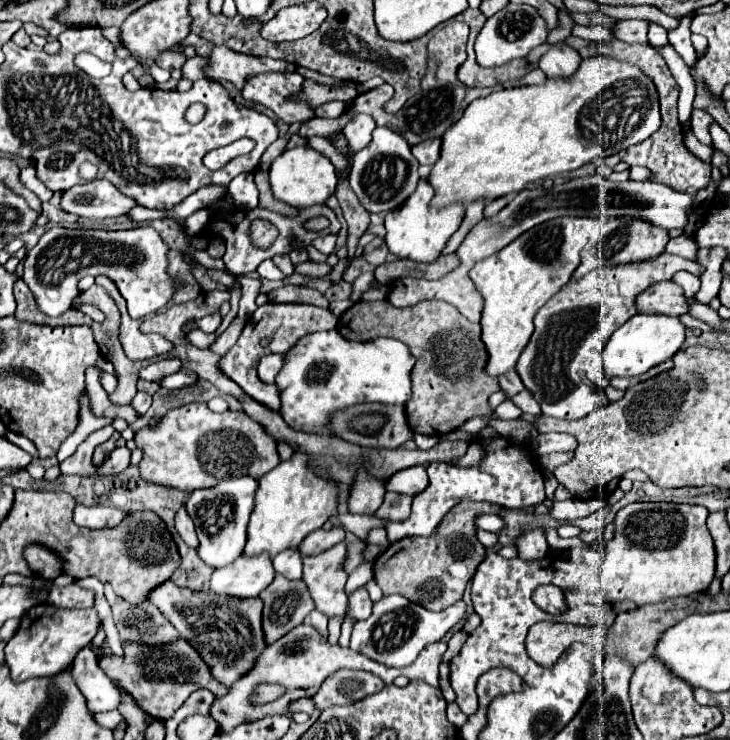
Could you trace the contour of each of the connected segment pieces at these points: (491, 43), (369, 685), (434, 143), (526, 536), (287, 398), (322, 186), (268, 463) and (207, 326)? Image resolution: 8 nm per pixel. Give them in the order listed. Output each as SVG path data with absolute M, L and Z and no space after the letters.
M509 3L505 9L495 13L493 17L487 19L483 29L479 31L475 39L475 53L477 53L477 63L483 67L497 67L505 65L511 59L525 57L533 47L545 43L547 39L547 29L545 21L537 15L537 11L529 5L513 5Z
M343 669L343 671L331 673L331 677L323 681L313 701L317 709L327 709L333 705L351 705L359 699L365 699L367 695L381 691L383 687L385 683L371 673Z
M427 139L413 147L415 159L419 161L419 165L425 165L425 167L435 165L435 161L439 159L439 151L441 151L441 139Z
M539 527L521 533L515 539L515 545L521 551L521 557L529 559L529 561L531 559L543 559L549 553L549 545L545 541L545 531Z
M321 331L305 335L287 351L287 361L277 375L281 391L281 417L295 431L331 435L321 427L327 413L355 403L405 403L411 397L411 369L415 357L405 343L379 337L367 343L347 341L339 331Z
M295 147L281 153L271 169L269 169L269 181L273 187L273 195L281 201L285 201L291 207L311 207L317 203L325 203L337 189L337 169L335 165L319 151L311 147Z
M187 403L171 409L159 427L143 427L135 435L143 449L141 477L155 485L167 485L185 493L217 485L221 479L251 475L259 479L281 459L277 441L243 411L213 413L205 403Z
M213 313L213 315L194 320L194 323L203 333L213 333L221 325L221 315Z

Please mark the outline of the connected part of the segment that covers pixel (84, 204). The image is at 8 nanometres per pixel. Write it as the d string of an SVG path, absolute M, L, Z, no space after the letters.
M95 179L63 191L59 207L65 213L85 219L107 219L125 215L135 205L131 197L119 193L107 179Z

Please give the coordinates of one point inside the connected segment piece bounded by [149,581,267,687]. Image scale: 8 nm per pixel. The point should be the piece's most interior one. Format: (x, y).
(226, 631)

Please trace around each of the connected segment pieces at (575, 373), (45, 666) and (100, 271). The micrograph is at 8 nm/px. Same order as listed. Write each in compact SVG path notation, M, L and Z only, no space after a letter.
M661 253L659 257L627 263L605 265L589 271L577 281L569 281L553 295L535 315L535 333L517 361L517 373L523 385L533 393L543 415L555 419L581 419L603 405L603 391L597 385L597 363L603 345L629 317L637 313L635 297L649 285L673 279L677 271L703 275L703 267L679 255Z
M41 603L21 617L19 631L5 647L5 663L9 665L11 677L15 681L25 681L31 677L51 677L65 671L75 659L77 651L93 641L103 623L95 609L63 609L63 619L59 613L59 609Z
M153 227L129 231L87 231L49 229L25 259L23 281L35 295L39 309L47 315L61 315L71 309L77 297L77 283L85 275L107 275L115 281L129 311L145 311L145 303L161 303L161 291L177 291L179 283L167 273L167 243Z

